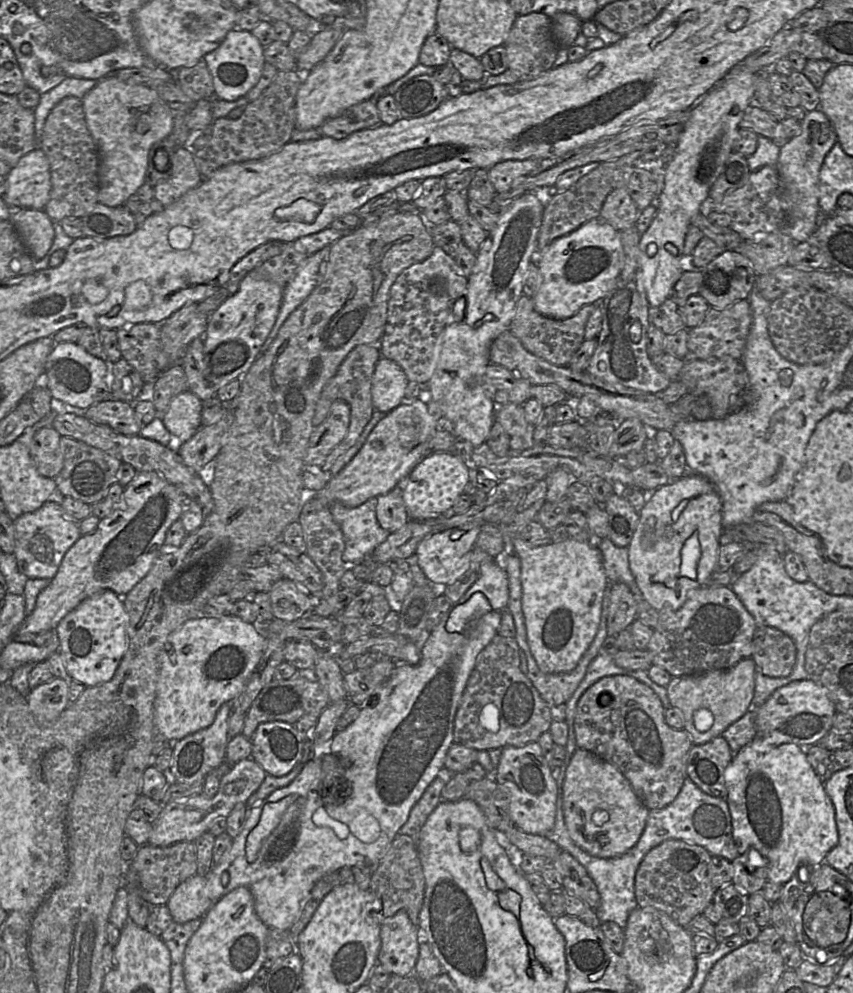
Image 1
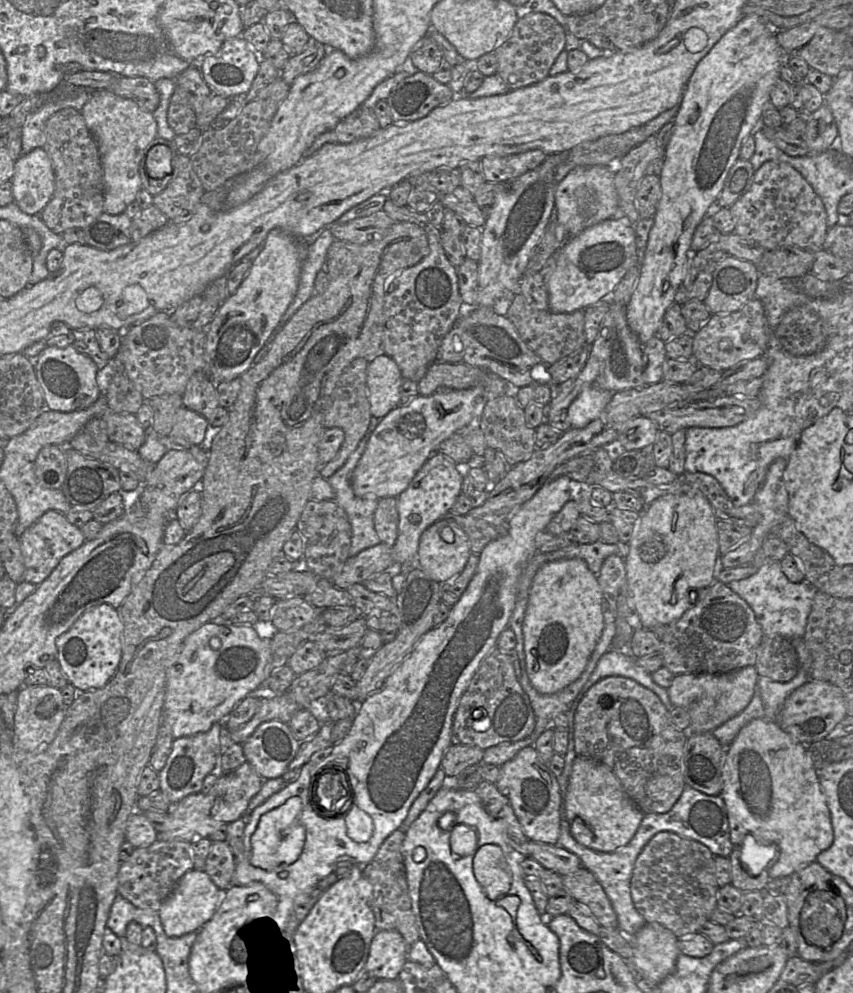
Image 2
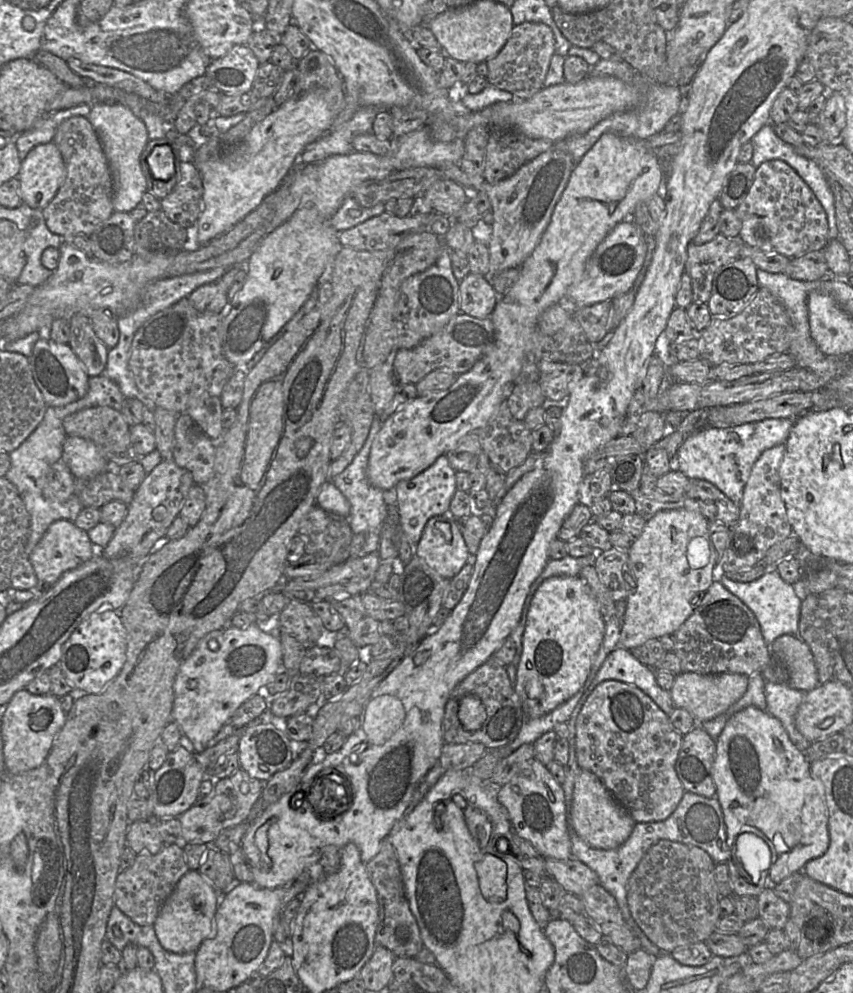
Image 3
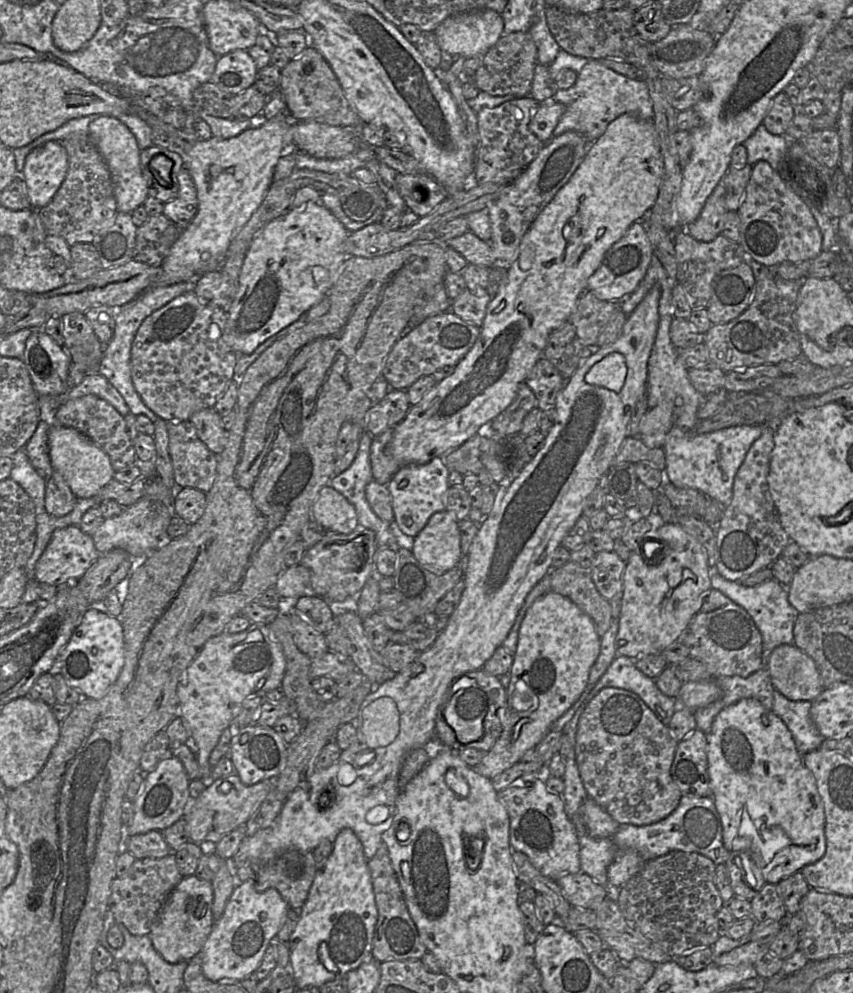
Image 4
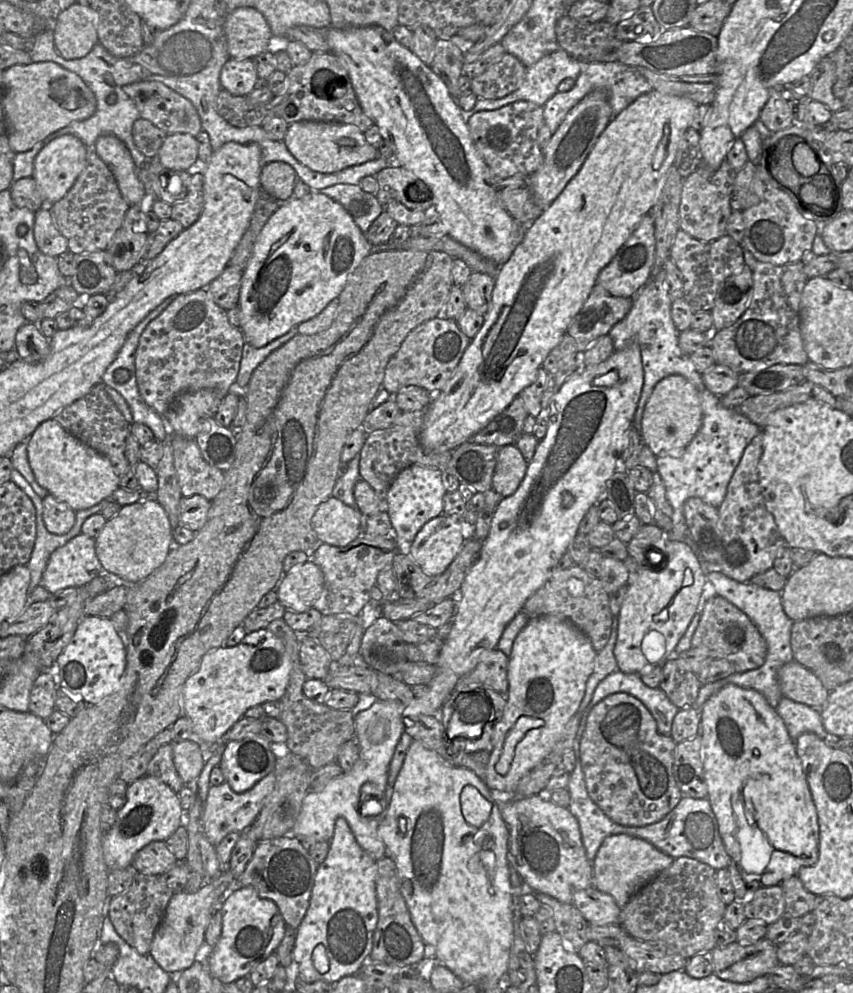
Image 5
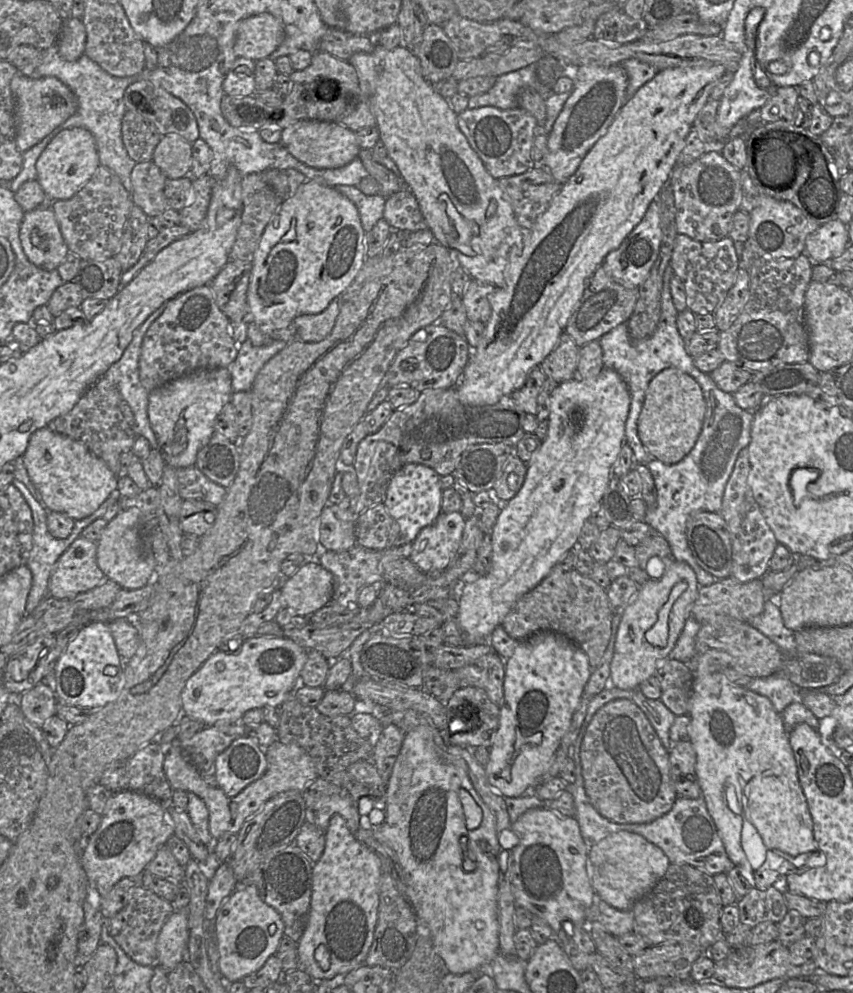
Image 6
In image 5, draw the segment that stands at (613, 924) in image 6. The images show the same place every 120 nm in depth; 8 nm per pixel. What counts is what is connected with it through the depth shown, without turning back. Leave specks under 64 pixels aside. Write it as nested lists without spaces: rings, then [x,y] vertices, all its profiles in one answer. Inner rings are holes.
[[[592,885],[575,891],[573,904],[588,924],[601,926],[620,923],[621,908],[613,897],[597,890]]]

